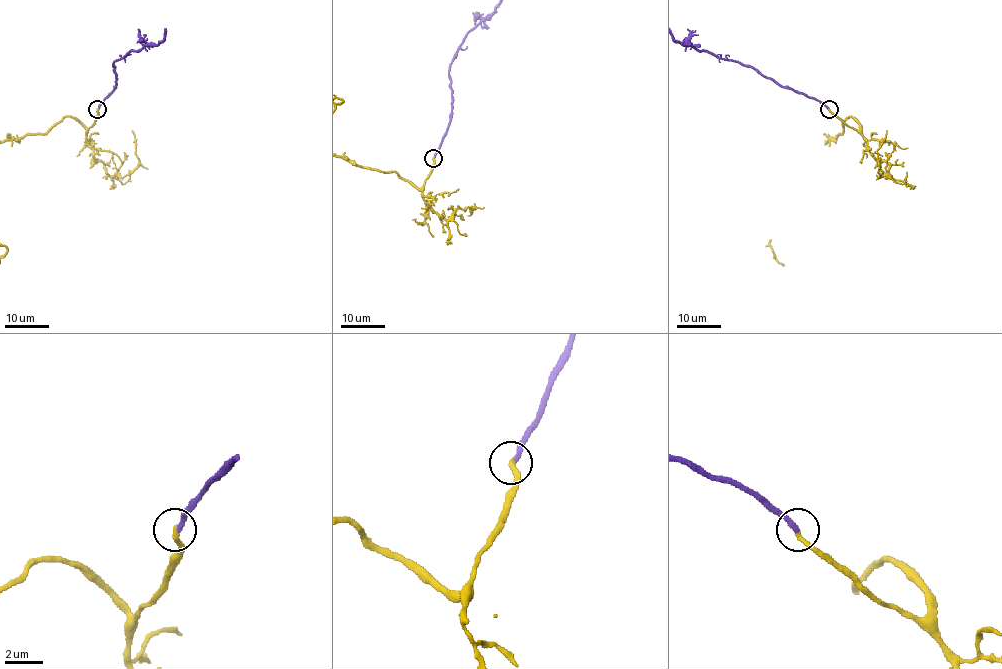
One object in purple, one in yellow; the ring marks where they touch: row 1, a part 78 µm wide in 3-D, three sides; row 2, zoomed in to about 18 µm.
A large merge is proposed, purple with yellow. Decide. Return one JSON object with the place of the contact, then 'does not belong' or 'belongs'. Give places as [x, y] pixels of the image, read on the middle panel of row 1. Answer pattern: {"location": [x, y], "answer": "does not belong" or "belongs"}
{"location": [433, 158], "answer": "belongs"}

